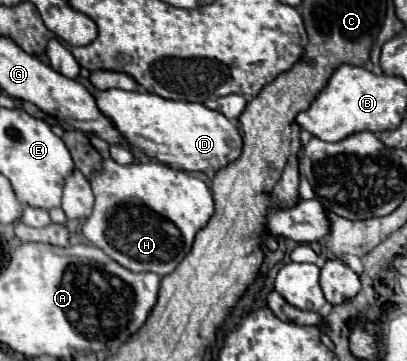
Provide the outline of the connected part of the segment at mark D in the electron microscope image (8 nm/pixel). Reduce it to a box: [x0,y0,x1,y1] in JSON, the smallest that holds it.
[96,90,242,174]

